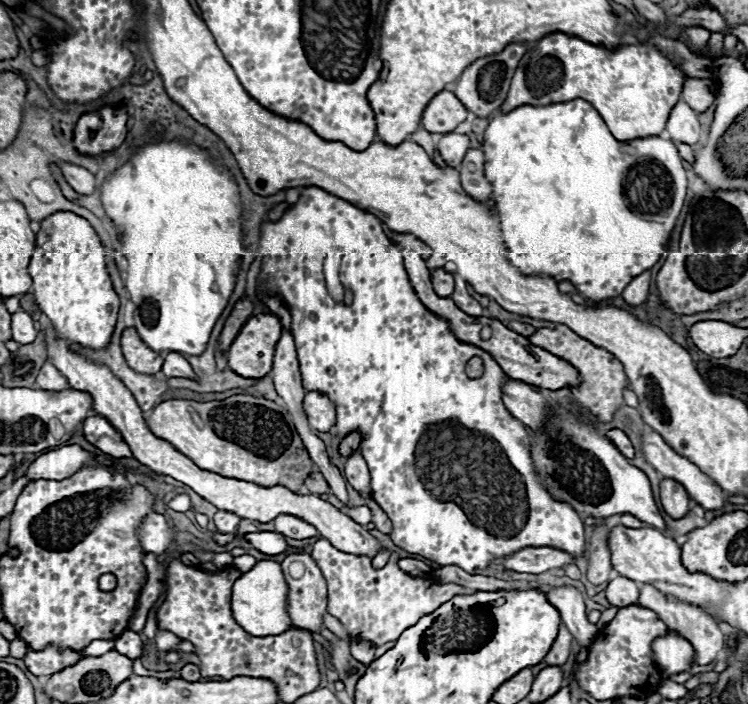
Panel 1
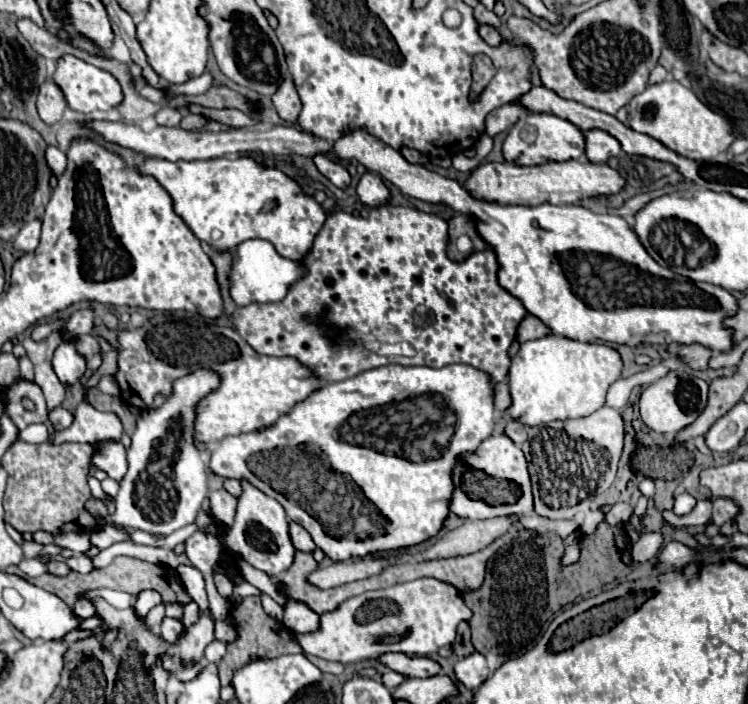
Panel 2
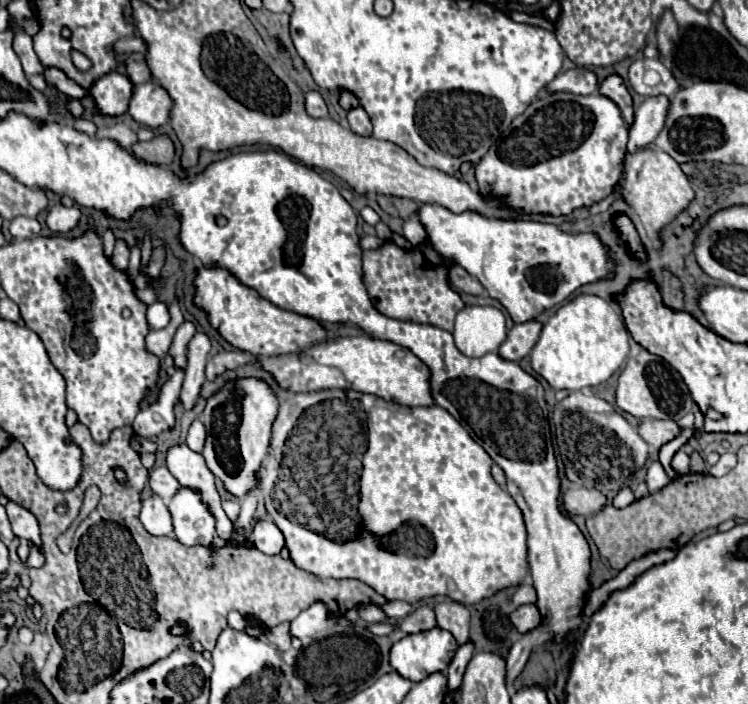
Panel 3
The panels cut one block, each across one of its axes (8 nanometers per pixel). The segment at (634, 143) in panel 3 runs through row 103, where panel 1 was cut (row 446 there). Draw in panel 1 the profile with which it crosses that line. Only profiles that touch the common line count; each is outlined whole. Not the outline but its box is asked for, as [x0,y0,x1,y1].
[642,432,728,510]

